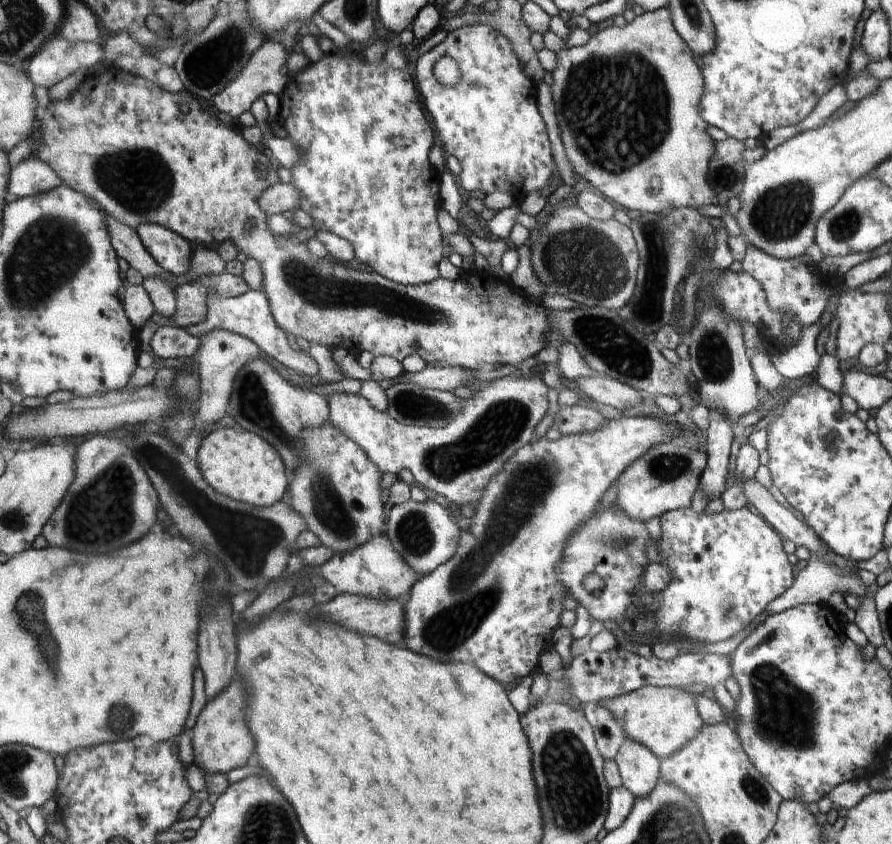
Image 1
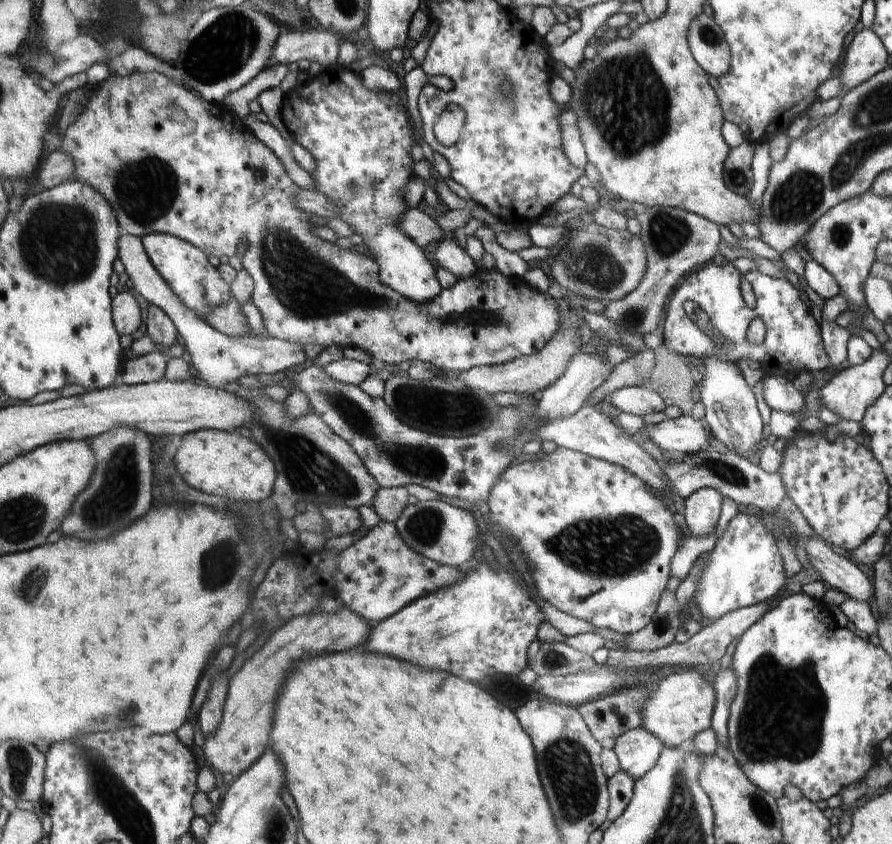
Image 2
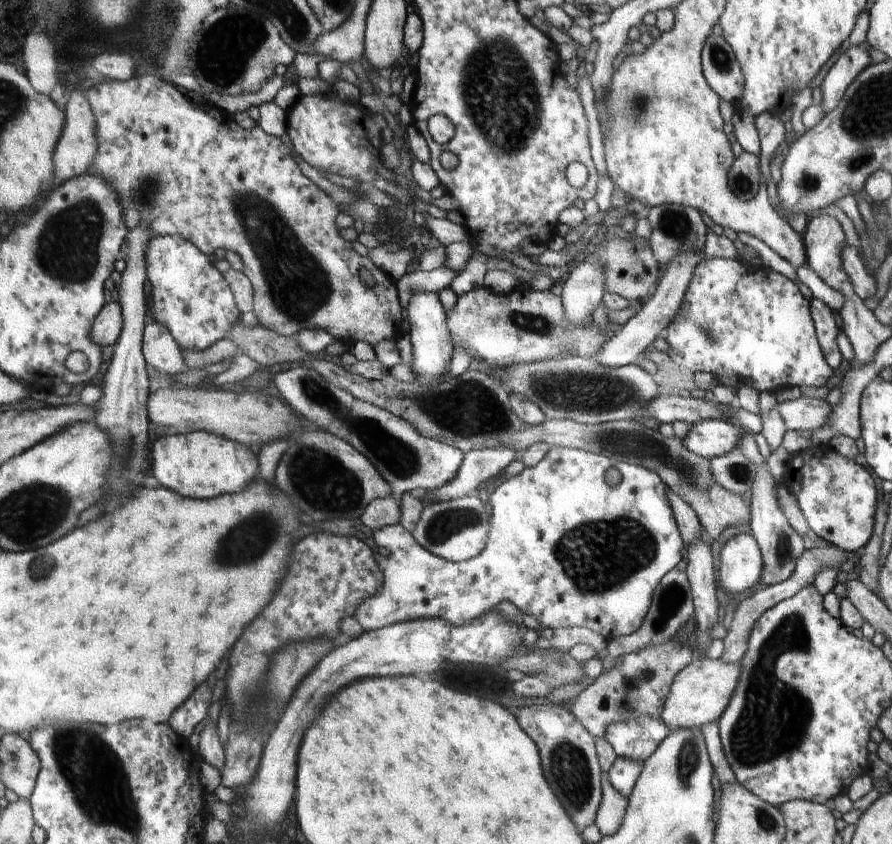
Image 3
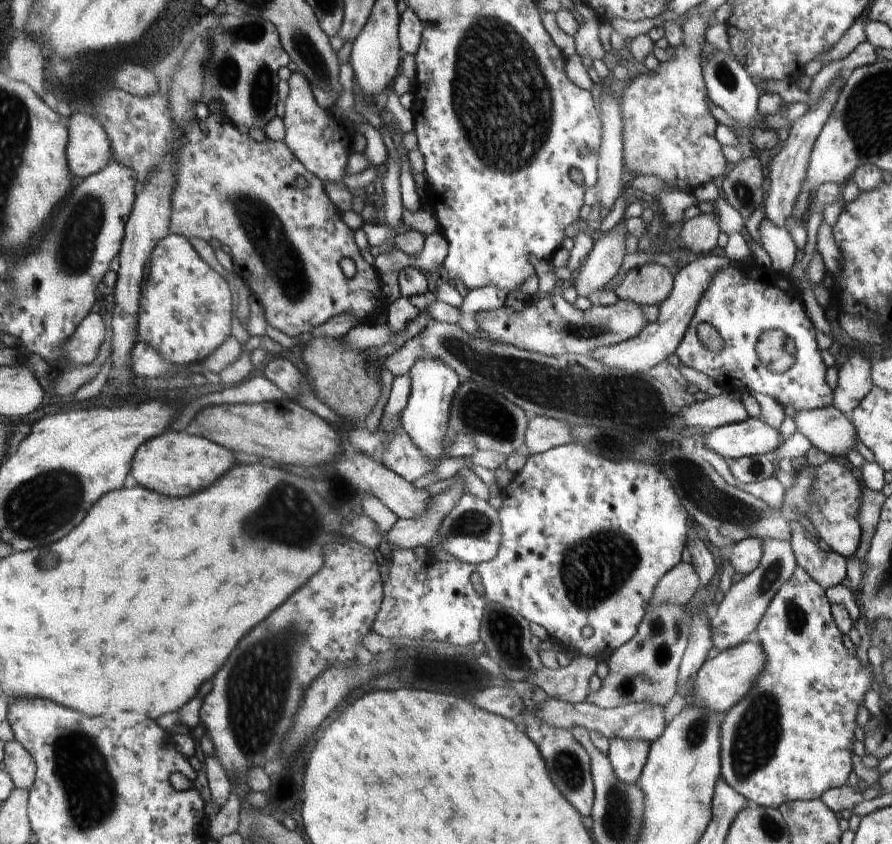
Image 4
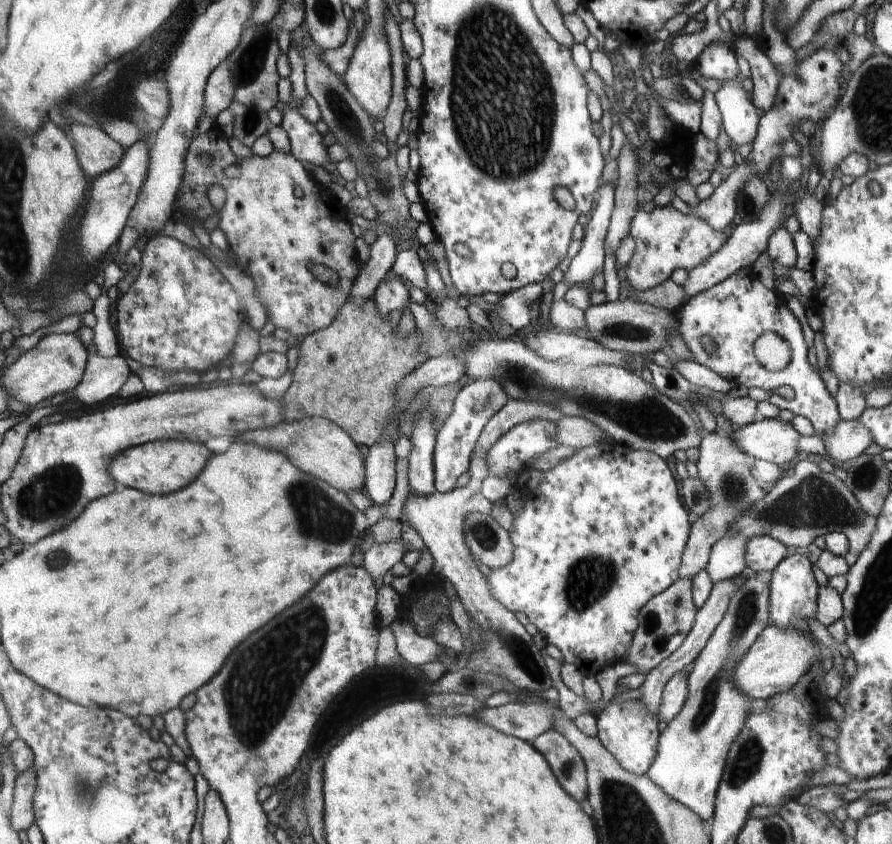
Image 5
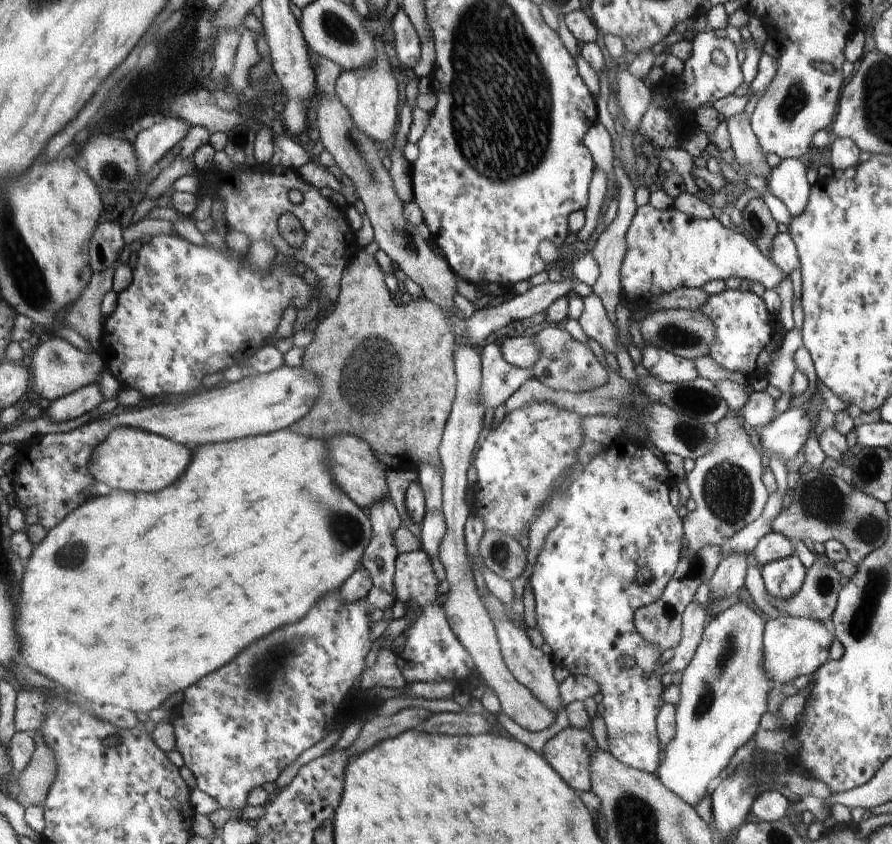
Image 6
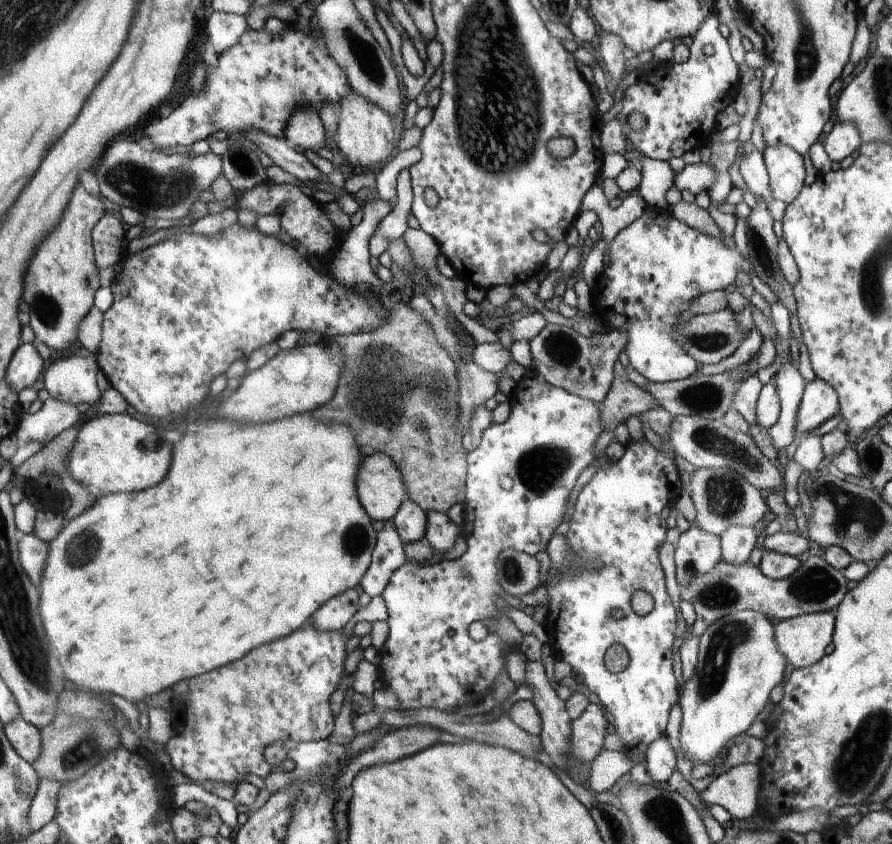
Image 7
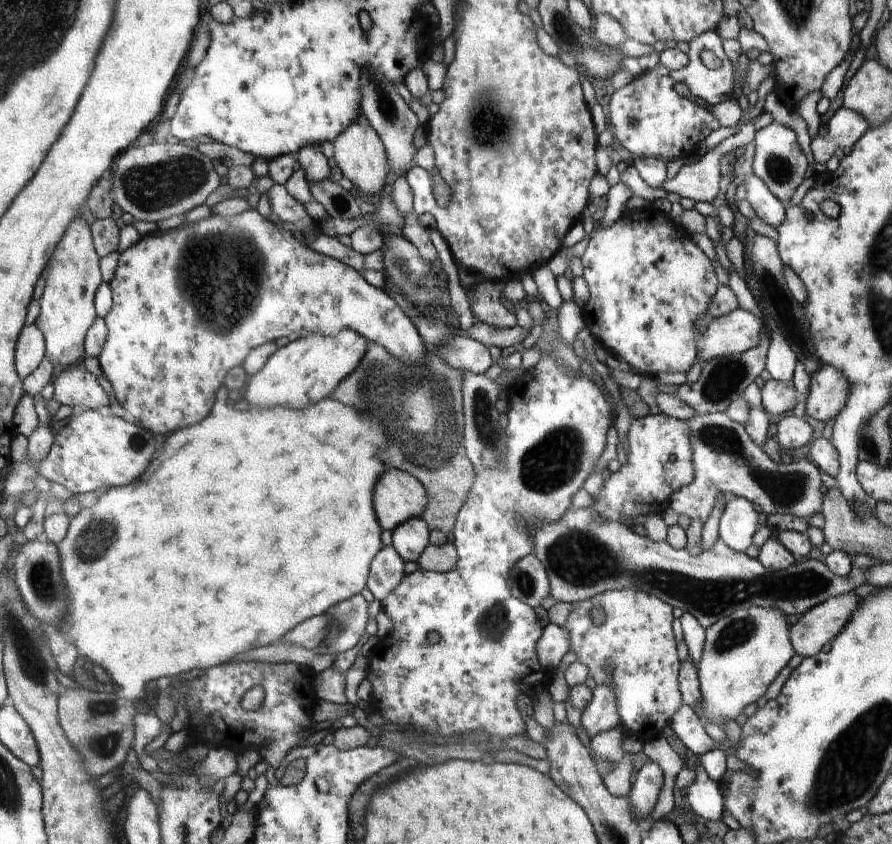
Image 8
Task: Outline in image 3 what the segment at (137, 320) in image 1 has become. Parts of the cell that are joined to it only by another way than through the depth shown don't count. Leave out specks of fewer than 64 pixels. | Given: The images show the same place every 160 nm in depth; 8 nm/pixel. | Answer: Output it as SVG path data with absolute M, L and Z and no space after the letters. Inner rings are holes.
M112 299L109 305L101 310L92 326L92 338L102 346L112 346L124 330L124 312L120 303Z

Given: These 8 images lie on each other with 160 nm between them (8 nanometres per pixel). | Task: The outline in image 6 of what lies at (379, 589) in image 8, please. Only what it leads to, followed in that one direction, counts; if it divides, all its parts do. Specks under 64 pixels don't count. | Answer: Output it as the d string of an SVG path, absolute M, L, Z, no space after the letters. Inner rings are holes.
M390 496L382 498L370 507L370 522L373 522L373 536L366 547L363 568L373 580L373 586L393 594L395 562L399 555L393 545L393 534L402 524L400 515Z

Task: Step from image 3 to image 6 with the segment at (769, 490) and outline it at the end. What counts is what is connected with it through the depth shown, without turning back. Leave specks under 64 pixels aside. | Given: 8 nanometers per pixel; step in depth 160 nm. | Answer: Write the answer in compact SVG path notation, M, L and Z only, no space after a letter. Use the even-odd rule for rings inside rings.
M742 600L733 604L730 608L724 610L724 612L718 613L715 617L712 617L707 621L706 626L703 628L703 635L701 643L698 645L690 664L683 670L683 677L681 678L680 684L680 702L675 710L675 735L672 742L665 748L666 756L664 760L660 762L660 768L658 768L658 778L671 790L674 794L677 794L684 802L689 803L690 806L695 804L706 794L706 786L710 780L714 780L720 772L728 766L730 758L734 756L734 752L744 746L756 732L758 724L760 724L760 718L762 714L768 710L766 708L766 698L770 690L770 683L772 682L771 676L767 673L765 667L765 645L764 645L764 634L765 634L765 621L766 617L757 610L750 602L750 600Z

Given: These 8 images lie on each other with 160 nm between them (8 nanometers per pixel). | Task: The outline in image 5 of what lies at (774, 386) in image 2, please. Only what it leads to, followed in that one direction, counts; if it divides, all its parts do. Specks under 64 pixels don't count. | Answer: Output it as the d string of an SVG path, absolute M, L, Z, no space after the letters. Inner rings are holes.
M840 420L832 436L818 436L828 456L834 460L853 462L873 443L870 432L856 420Z

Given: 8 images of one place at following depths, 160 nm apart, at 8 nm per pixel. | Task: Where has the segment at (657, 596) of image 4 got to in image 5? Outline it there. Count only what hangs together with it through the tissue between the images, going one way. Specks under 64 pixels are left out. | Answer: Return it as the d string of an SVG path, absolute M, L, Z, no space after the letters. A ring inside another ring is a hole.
M716 431L706 434L700 447L700 458L696 466L698 476L702 482L706 482L706 488L710 490L710 512L704 518L696 518L693 532L690 534L689 546L682 558L680 567L680 580L693 578L700 570L706 568L709 562L709 555L714 544L726 535L728 526L742 516L748 508L752 508L758 500L762 500L766 493L750 472L753 459L747 456L730 440L728 436L720 436Z

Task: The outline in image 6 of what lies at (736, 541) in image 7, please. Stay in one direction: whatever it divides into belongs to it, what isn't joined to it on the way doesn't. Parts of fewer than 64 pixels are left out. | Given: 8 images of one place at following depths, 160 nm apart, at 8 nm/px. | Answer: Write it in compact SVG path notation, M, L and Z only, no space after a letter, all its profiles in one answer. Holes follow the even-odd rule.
M731 552L720 559L708 582L710 597L721 597L743 591L748 568L748 554Z

